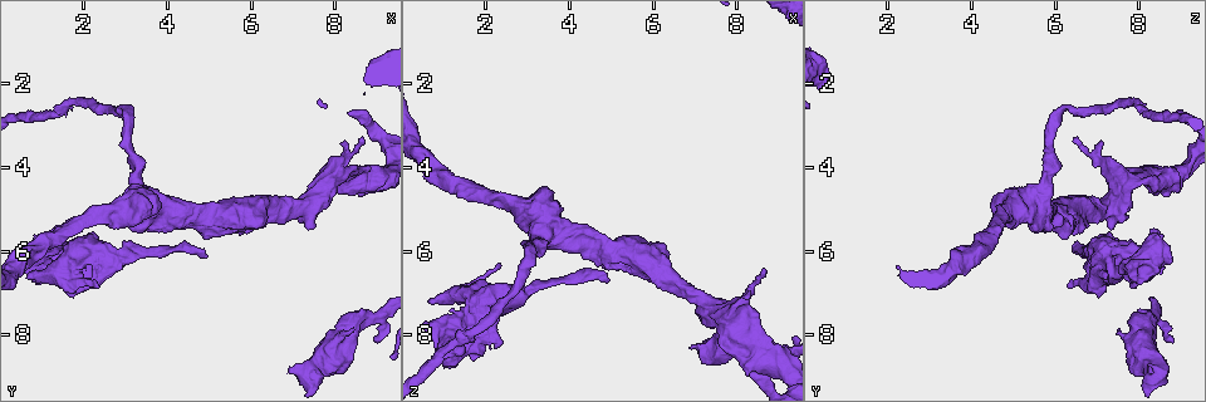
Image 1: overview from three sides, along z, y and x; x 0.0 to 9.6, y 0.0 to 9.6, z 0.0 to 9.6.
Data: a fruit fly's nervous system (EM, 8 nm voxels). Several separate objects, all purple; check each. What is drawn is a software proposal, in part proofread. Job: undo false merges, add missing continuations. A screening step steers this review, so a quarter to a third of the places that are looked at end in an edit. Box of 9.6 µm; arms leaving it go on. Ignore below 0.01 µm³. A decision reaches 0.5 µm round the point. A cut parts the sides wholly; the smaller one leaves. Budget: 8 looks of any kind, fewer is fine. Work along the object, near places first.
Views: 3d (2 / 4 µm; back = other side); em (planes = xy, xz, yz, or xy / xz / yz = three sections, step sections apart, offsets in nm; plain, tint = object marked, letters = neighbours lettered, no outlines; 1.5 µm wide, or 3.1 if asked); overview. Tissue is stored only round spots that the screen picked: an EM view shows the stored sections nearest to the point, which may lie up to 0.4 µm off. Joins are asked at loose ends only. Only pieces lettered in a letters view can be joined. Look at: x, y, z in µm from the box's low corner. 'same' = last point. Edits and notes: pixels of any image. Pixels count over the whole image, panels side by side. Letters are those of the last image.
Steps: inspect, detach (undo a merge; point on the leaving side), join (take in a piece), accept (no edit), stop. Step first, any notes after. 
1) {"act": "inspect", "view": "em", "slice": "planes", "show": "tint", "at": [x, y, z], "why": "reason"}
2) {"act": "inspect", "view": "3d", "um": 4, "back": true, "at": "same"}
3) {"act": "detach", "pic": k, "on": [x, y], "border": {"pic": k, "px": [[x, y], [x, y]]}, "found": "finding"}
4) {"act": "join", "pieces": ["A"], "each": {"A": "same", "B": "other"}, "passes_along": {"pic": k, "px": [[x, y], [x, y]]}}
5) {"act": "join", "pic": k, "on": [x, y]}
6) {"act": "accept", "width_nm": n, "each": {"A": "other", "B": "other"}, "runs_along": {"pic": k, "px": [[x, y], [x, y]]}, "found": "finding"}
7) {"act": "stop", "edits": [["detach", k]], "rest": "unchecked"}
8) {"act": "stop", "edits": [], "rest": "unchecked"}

{"act": "inspect", "view": "3d", "um": 2, "at": [0.60, 6.65, 7.20], "why": "free end"}

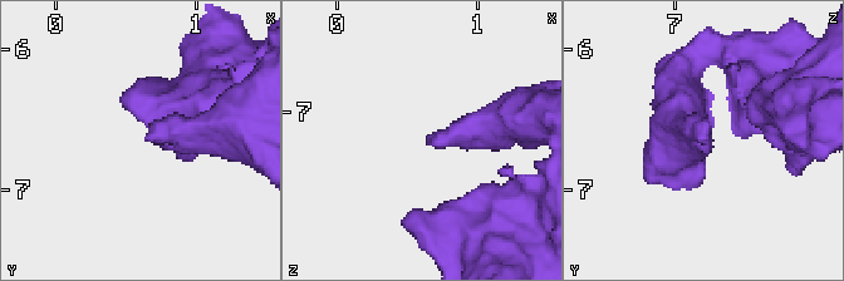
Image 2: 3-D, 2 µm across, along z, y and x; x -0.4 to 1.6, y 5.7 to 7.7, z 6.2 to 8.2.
{"act": "inspect", "view": "em", "slice": "yz", "step": 4, "show": "plain", "at": [0.64, 6.66, 7.24]}

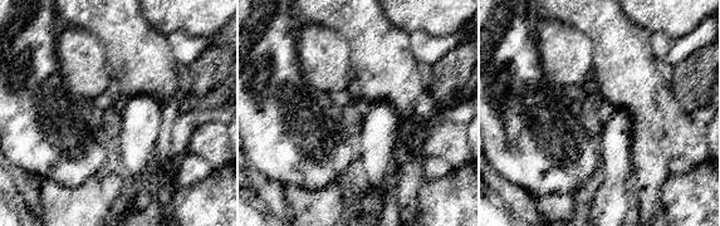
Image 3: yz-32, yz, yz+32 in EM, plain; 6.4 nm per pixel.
{"act": "inspect", "view": "em", "slice": "yz", "step": 4, "show": "letters", "at": "same"}

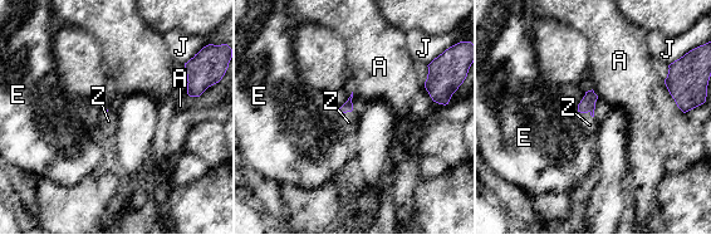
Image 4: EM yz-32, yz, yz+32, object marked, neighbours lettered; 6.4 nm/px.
{"act": "join", "pieces": ["Z"], "each": {"A": "other", "E": "other", "J": "other", "Z": "same"}, "passes_along": {"pic": 4, "px": [[587, 104], [587, 112], [589, 125]]}, "found": "it goes on there"}

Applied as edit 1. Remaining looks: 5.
{"act": "inspect", "view": "overview"}

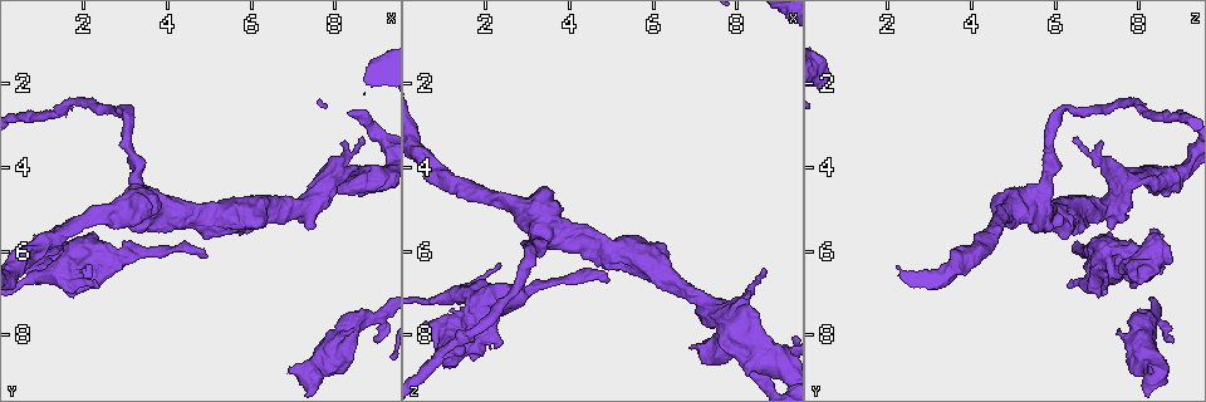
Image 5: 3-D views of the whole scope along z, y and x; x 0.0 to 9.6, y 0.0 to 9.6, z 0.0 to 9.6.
{"act": "inspect", "view": "3d", "um": 2, "back": true, "at": [3.05, 2.65, 6.15], "why": "abrupt turn"}

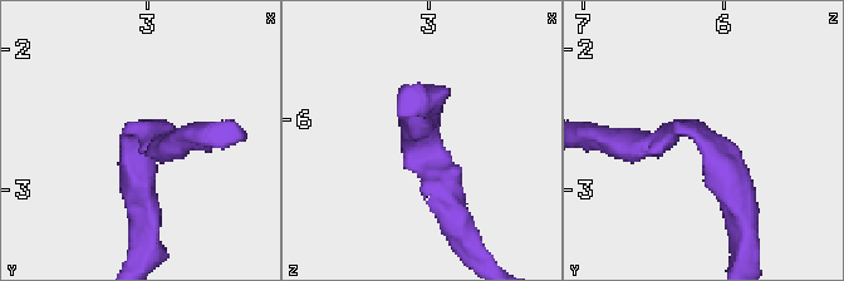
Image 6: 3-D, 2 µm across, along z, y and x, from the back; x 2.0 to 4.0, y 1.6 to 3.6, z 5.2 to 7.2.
{"act": "inspect", "view": "em", "slice": "yz", "step": 4, "show": "tint", "at": [3.06, 2.68, 6.10], "arm_widths_nm": [200, 200]}

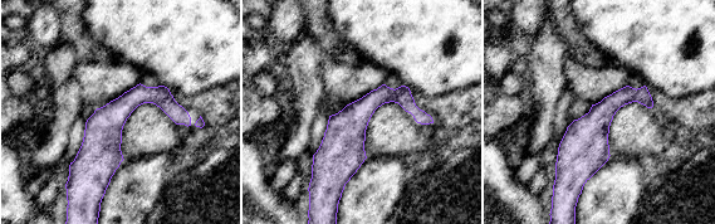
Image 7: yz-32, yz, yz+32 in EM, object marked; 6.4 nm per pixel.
{"act": "inspect", "view": "em", "slice": "planes", "show": "letters", "at": "same", "why": "cut it another way"}

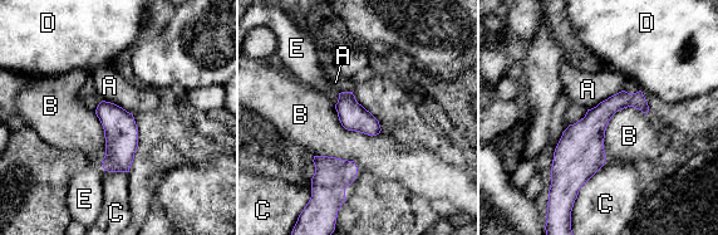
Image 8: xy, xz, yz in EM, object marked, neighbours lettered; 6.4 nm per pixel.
{"act": "accept", "longest_contact_nm": ["B", 400], "each": {"A": "other", "B": "other", "C": "other", "D": "other", "E": "other"}, "found": "one neuron here"}

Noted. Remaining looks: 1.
{"act": "inspect", "view": "em", "slice": "planes", "show": "letters", "at": [8.30, 2.70, 8.95], "why": "branch stops here"}

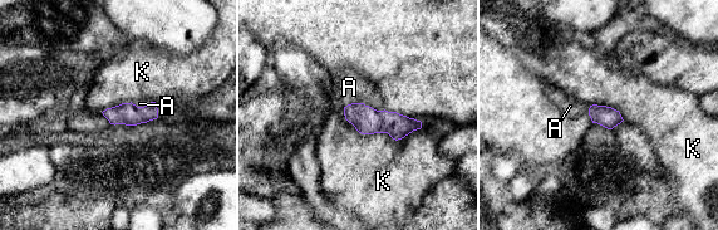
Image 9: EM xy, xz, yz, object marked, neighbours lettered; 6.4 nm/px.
{"act": "join", "pieces": ["A"], "each": {"A": "same", "K": "other"}, "found": "the neuron continues"}

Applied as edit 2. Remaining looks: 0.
{"act": "stop", "edits": [["join", 4], ["join", 9]], "rest": "unchecked"}

